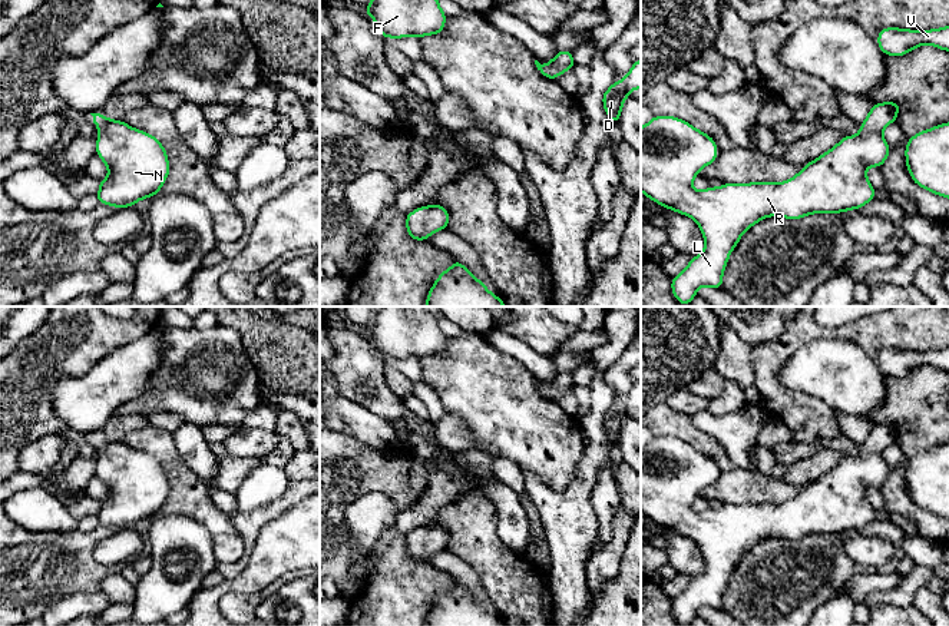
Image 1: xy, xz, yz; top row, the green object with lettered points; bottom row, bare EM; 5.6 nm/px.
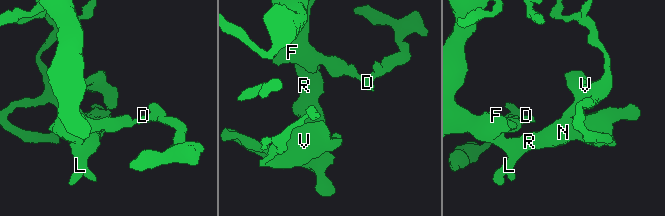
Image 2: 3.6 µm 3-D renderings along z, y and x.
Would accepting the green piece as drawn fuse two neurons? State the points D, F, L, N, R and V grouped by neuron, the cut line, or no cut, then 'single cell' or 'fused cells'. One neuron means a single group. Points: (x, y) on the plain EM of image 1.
groups D F L N R V; cut none; single cell

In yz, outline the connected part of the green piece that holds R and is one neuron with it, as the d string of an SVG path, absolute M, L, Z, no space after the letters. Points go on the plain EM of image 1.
M874 423L856 457L843 460L781 504L724 504L720 509L695 511L692 500L718 477L715 461L675 437L654 437L641 448L641 513L651 521L692 539L705 560L705 569L691 579L687 589L672 597L672 616L682 626L690 626L700 607L723 609L723 594L731 572L743 554L767 537L800 540L811 534L841 534L860 530L874 520L874 509L866 497L869 487L882 488L890 474L883 460L887 446L896 443L902 424Z

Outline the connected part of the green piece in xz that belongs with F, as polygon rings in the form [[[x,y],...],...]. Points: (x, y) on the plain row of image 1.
[[[380,307],[363,332],[374,338],[376,344],[373,347],[383,355],[386,362],[388,358],[414,357],[420,360],[439,355],[443,352],[447,340],[436,315],[427,307]]]

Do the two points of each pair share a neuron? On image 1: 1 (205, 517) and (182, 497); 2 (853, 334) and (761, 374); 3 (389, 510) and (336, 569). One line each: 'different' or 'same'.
1: same
2: same
3: different

